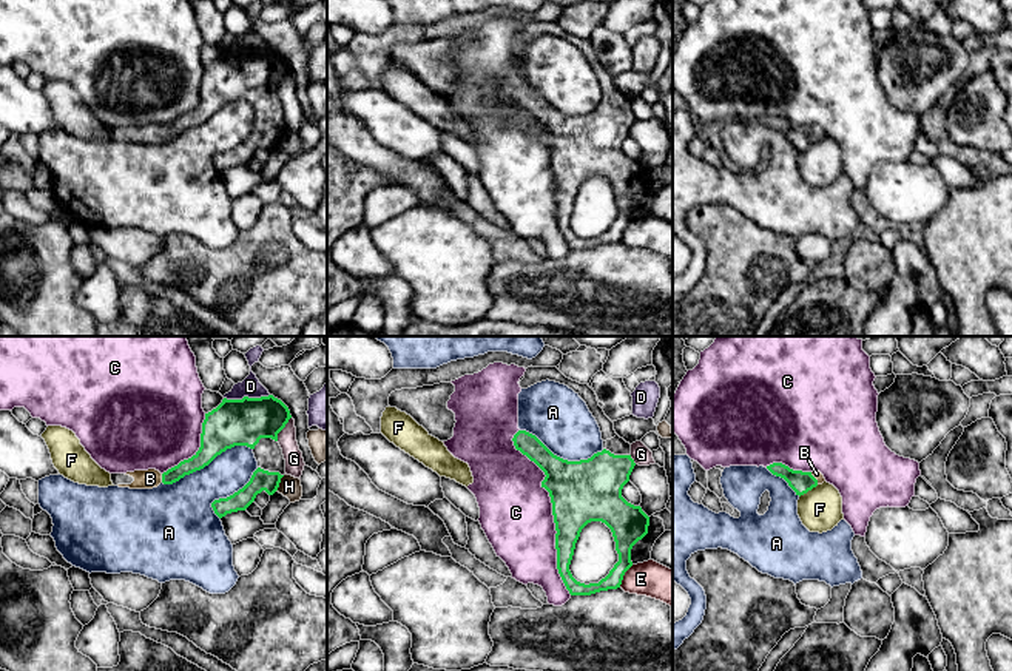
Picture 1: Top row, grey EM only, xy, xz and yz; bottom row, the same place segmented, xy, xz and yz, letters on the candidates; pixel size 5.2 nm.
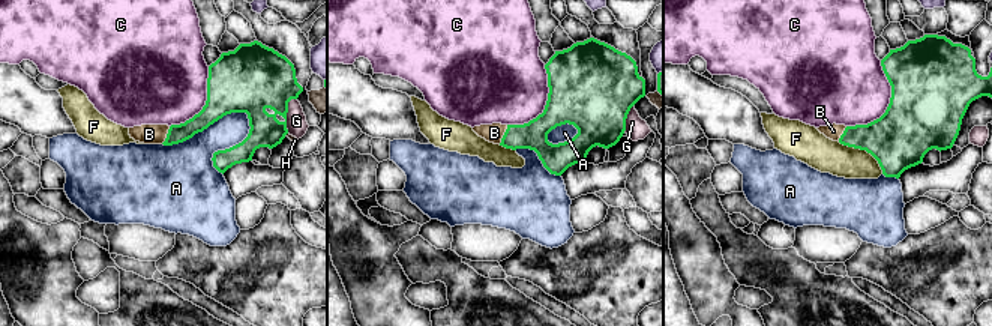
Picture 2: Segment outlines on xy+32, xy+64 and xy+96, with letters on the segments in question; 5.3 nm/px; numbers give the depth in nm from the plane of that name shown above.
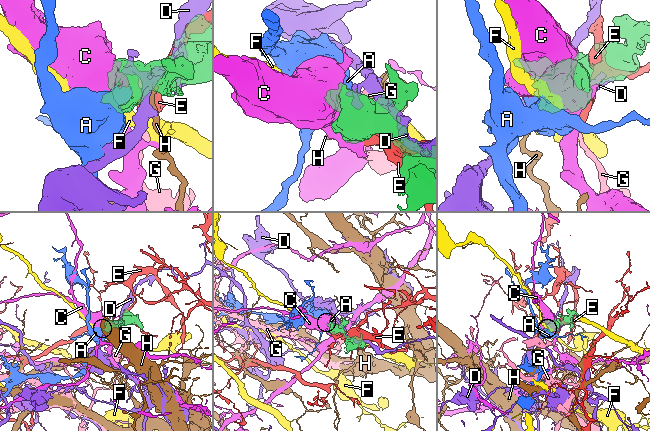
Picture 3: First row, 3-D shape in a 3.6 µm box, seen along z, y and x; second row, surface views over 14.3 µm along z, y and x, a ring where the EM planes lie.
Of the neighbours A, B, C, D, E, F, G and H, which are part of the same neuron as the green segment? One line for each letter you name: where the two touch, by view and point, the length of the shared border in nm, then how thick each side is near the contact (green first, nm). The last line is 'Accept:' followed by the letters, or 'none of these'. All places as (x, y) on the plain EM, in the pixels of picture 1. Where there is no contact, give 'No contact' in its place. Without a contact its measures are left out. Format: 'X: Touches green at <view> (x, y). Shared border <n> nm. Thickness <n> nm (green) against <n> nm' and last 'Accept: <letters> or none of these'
B: Touches green at xy (162, 133). Shared border 50 nm. Thickness 90 nm (green) against 100 nm
Accept: B

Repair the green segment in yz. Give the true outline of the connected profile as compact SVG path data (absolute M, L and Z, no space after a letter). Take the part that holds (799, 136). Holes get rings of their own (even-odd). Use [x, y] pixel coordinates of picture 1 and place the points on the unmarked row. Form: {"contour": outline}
{"contour": "M773 117L767 120L767 123L773 130L784 133L799 151L825 136L824 130L819 125L813 126L793 125L782 117Z"}

